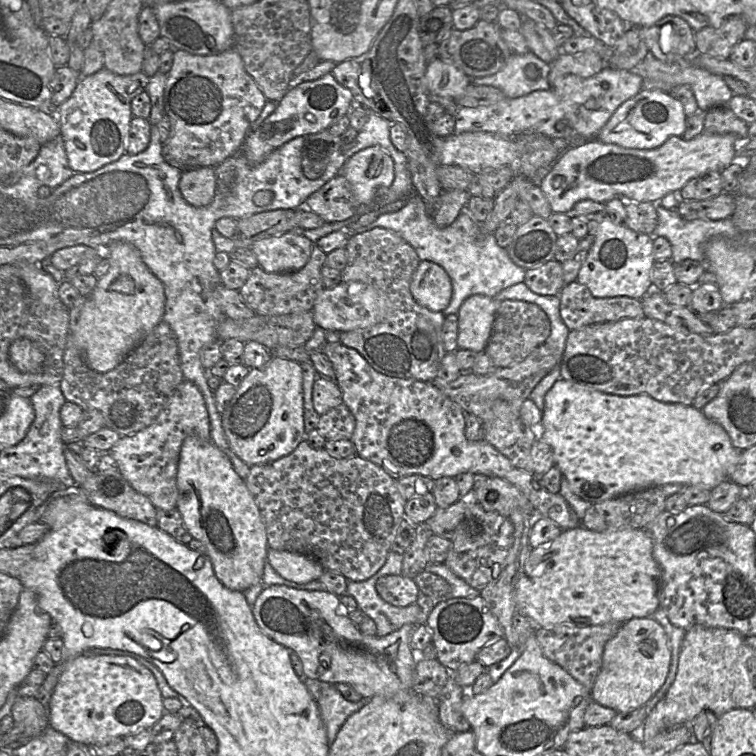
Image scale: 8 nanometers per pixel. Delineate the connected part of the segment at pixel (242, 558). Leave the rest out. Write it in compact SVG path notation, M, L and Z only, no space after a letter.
M187 436L181 446L177 486L176 508L191 536L204 544L218 580L241 592L261 583L269 550L265 524L245 480L234 470L229 457L212 441Z

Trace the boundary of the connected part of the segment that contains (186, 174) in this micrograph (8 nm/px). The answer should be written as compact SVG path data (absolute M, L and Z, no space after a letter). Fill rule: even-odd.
M199 167L183 171L179 180L183 198L194 207L210 204L216 194L215 167Z

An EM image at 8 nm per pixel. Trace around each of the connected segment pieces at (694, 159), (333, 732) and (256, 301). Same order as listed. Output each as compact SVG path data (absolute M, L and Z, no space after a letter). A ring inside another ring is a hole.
M702 132L691 140L672 136L660 147L633 149L591 139L577 142L575 146L563 151L547 175L537 184L553 213L569 213L577 202L586 199L600 203L614 198L657 203L665 195L680 191L691 179L727 168L737 156L739 141L734 134ZM554 178L558 178L558 188L553 188Z
M335 686L326 689L316 700L322 721L324 723L329 747L346 719L360 710L366 703L366 699L357 702L346 700Z
M313 244L309 260L296 272L268 273L261 267L251 269L247 281L238 290L242 301L255 314L263 316L312 311L317 296L324 289L321 268L325 265L326 255Z

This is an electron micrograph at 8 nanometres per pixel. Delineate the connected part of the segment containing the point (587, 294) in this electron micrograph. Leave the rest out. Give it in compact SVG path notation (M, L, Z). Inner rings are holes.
M574 281L560 293L560 315L569 330L624 318L644 318L641 300L627 296L595 298L589 289Z

